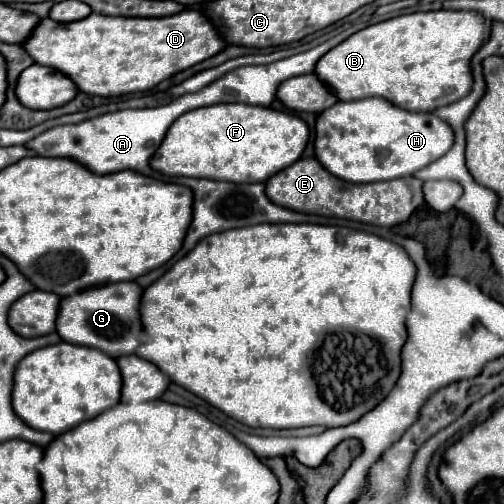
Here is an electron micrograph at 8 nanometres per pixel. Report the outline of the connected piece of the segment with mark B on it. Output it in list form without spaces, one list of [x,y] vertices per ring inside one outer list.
[[[419,11],[409,15],[399,15],[377,25],[369,25],[327,55],[323,55],[315,67],[317,77],[331,87],[331,91],[341,101],[363,99],[363,97],[387,97],[387,101],[397,107],[411,111],[435,111],[447,103],[455,103],[467,95],[471,89],[471,57],[479,51],[479,47],[489,39],[489,19],[475,11]]]

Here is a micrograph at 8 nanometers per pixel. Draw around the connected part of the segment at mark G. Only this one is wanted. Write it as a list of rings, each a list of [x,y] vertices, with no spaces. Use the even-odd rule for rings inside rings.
[[[135,281],[91,287],[87,291],[69,295],[59,307],[57,333],[67,343],[95,347],[113,359],[121,355],[133,355],[143,341],[143,323],[139,313],[141,295],[143,287]]]

